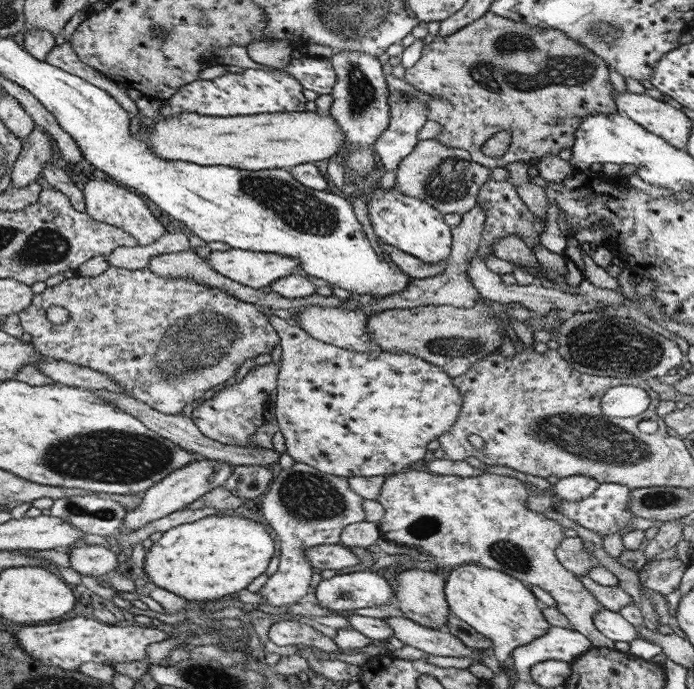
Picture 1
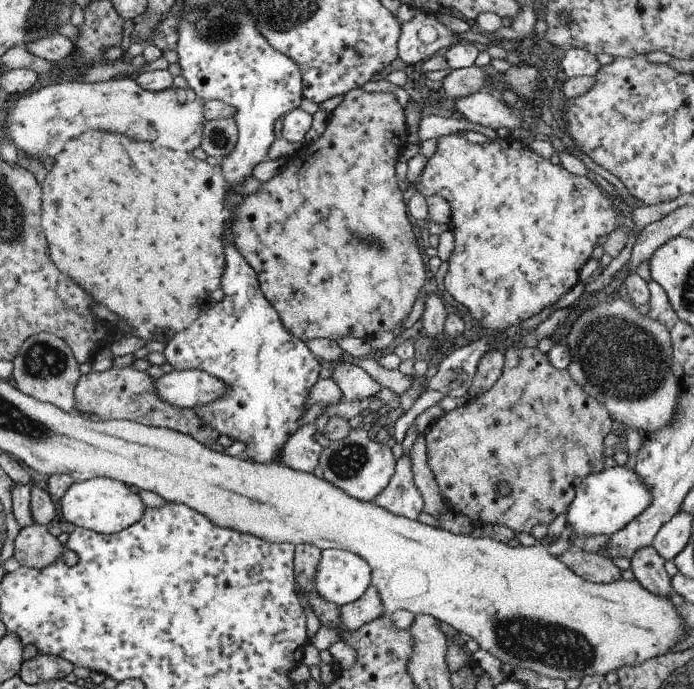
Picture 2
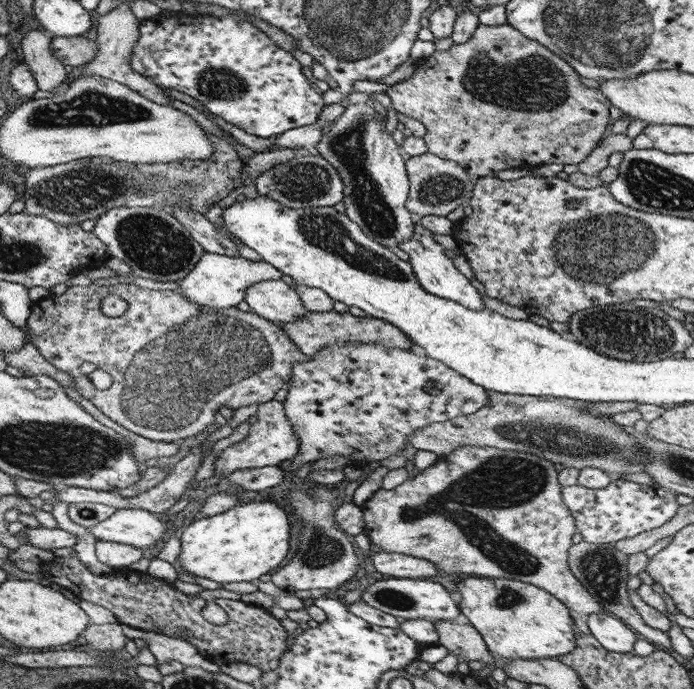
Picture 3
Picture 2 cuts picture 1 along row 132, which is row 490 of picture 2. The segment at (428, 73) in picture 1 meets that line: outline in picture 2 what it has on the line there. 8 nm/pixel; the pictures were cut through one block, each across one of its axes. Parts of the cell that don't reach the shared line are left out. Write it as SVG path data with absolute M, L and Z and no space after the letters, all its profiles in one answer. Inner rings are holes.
M507 346L503 350L504 363L501 374L493 383L493 386L484 393L477 393L475 396L468 397L466 403L457 405L452 410L443 412L435 424L426 428L423 432L425 440L425 456L427 468L431 471L433 480L437 483L442 500L447 508L453 512L461 513L469 518L473 527L479 527L484 524L498 524L507 526L509 530L516 532L527 532L530 534L531 528L535 524L548 525L557 514L564 513L567 505L574 497L575 487L581 482L585 475L593 472L599 472L603 468L604 456L602 450L603 439L611 430L616 429L610 414L601 406L592 396L586 395L581 387L571 378L569 371L565 369L556 369L547 358L547 353L540 352L535 346L516 348ZM498 482L507 482L511 486L511 492L507 496L499 496L496 492Z

